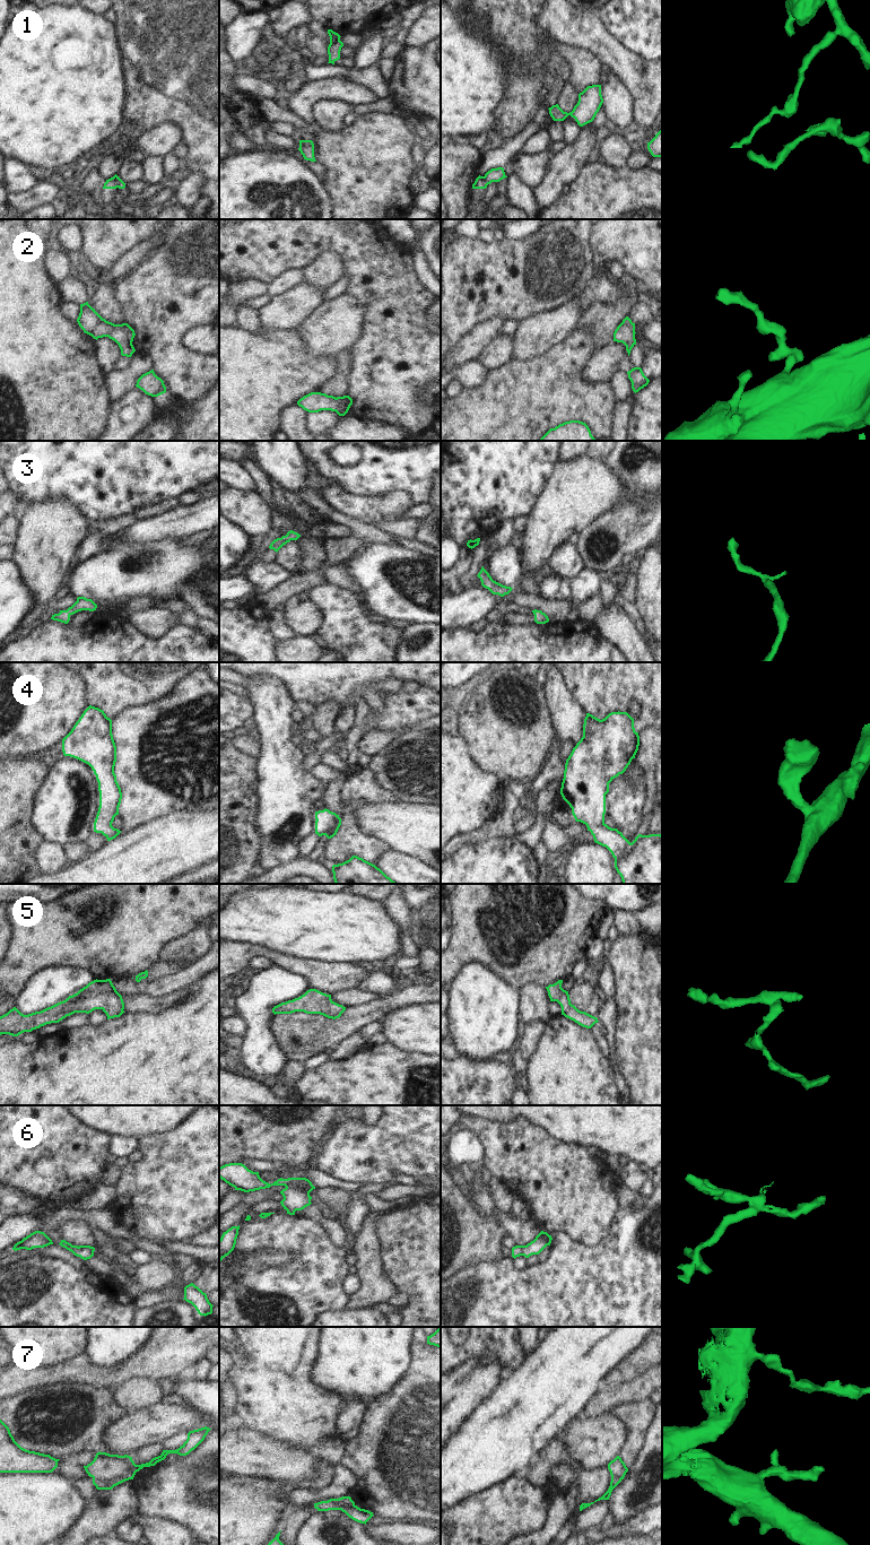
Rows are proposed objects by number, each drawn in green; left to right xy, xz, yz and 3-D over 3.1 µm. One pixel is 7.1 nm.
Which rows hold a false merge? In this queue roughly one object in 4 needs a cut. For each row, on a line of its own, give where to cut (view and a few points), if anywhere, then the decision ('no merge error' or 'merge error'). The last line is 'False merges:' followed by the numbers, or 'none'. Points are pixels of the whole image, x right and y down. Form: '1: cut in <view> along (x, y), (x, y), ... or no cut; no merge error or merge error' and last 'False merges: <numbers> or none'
1: cut in xy along (112, 178), (118, 187); merge error
2: no cut; no merge error
3: no cut; no merge error
4: no cut; no merge error
5: no cut; no merge error
6: no cut; no merge error
7: cut in xy along (93, 1477), (123, 1477), (125, 1480); merge error
False merges: 1, 7

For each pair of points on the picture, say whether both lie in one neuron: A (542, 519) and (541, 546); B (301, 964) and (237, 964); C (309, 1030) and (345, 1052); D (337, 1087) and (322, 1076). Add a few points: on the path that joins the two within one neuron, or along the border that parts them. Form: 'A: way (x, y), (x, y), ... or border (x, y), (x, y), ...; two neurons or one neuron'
A: way (542, 526), (541, 539); one neuron
B: way (285, 960), (267, 952), (253, 952); one neuron
C: border (356, 1032), (342, 1039), (336, 1046); two neurons
D: way (333, 1084), (325, 1079); one neuron

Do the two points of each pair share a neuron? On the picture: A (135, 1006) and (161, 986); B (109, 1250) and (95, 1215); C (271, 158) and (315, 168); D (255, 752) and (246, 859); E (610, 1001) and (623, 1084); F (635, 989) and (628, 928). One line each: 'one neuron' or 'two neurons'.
A: two neurons
B: two neurons
C: two neurons
D: two neurons
E: one neuron
F: two neurons

